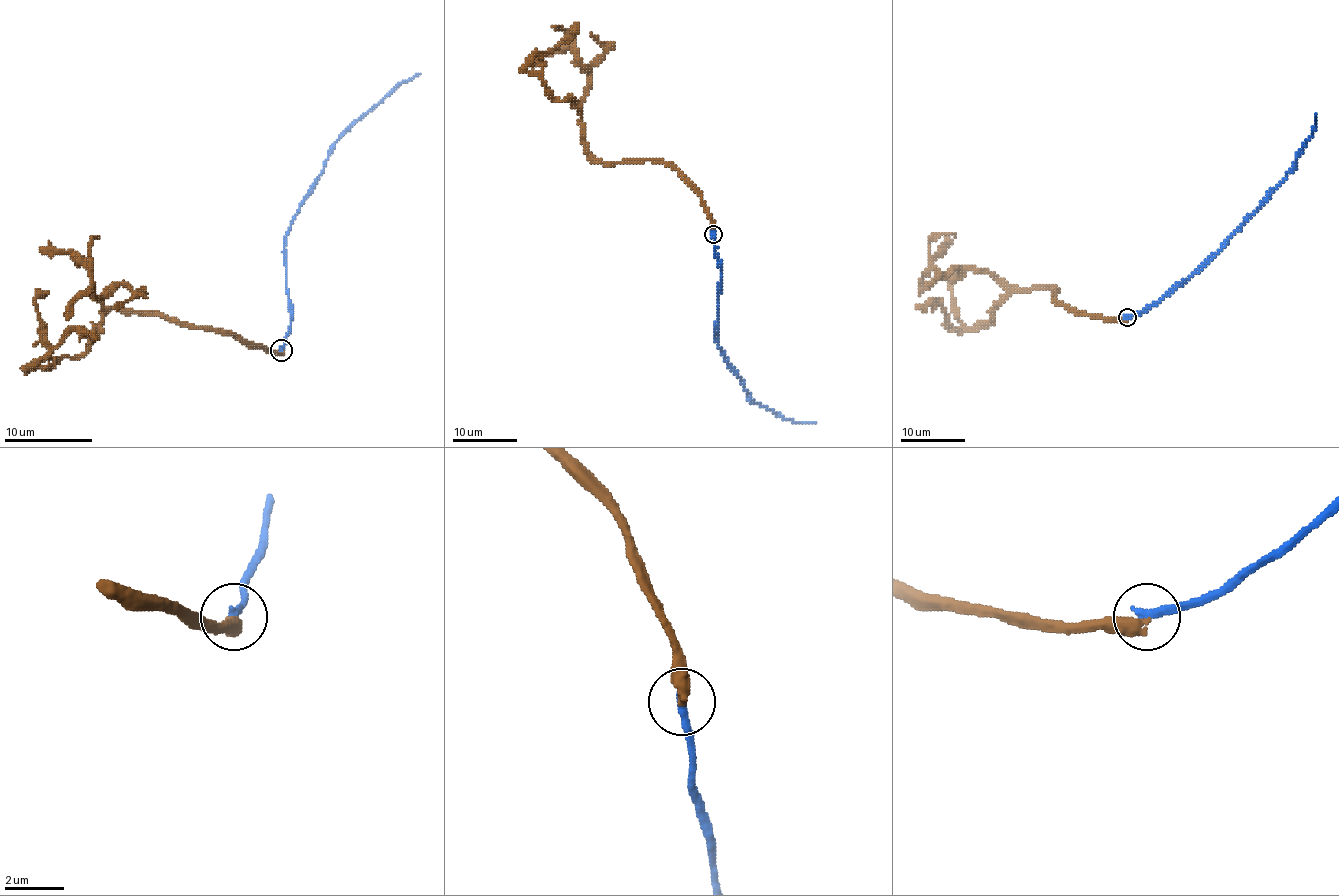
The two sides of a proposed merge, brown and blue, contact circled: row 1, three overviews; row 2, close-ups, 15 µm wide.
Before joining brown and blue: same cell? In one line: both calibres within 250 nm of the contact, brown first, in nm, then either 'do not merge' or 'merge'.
400/320 nm | do not merge

